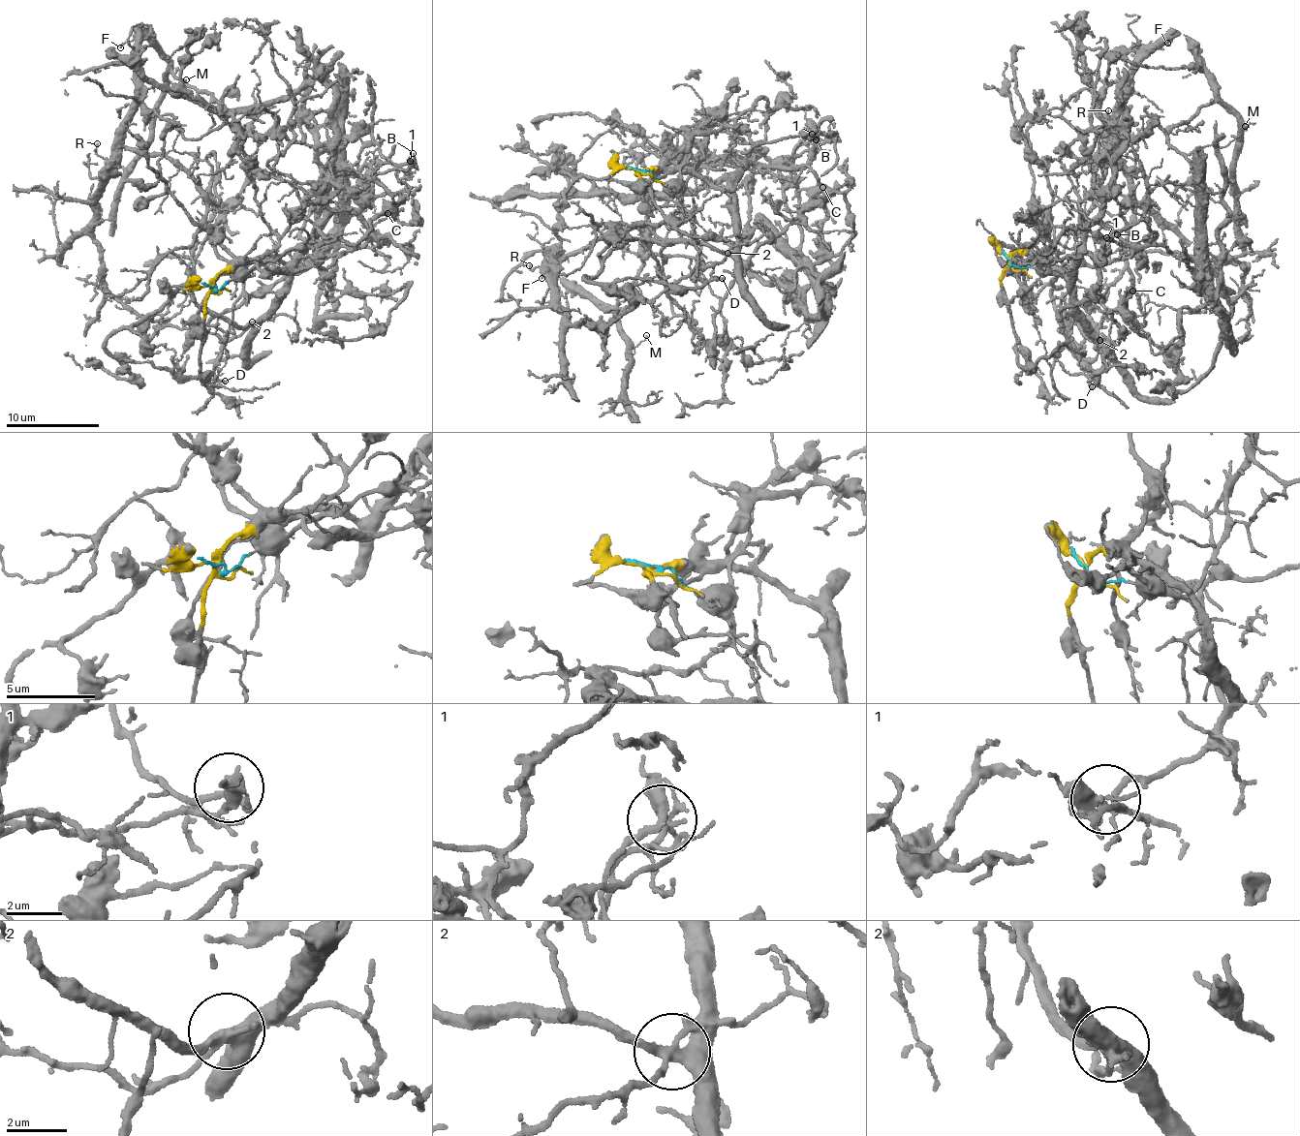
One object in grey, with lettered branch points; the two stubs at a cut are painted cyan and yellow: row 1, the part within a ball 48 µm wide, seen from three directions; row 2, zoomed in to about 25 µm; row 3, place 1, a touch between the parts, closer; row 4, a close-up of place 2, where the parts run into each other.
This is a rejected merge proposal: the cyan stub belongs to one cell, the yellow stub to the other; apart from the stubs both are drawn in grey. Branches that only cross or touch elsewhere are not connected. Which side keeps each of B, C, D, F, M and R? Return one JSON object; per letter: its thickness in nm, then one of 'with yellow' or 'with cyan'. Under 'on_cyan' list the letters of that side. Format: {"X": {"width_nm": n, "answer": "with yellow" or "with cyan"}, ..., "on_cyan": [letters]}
{"B": {"width_nm": 110, "answer": "with yellow"}, "C": {"width_nm": 120, "answer": "with yellow"}, "D": {"width_nm": 190, "answer": "with yellow"}, "F": {"width_nm": 130, "answer": "with cyan"}, "M": {"width_nm": 110, "answer": "with cyan"}, "R": {"width_nm": 100, "answer": "with cyan"}, "on_cyan": ["F", "M", "R"]}

